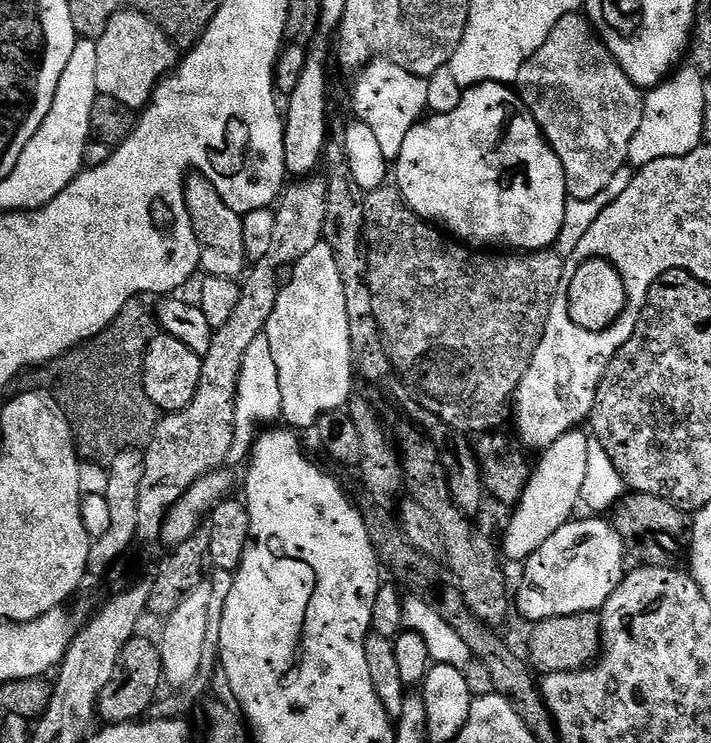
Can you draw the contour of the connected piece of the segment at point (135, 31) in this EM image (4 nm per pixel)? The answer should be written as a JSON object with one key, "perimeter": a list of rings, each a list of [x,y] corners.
{"perimeter":[[[125,10],[116,12],[108,19],[108,25],[99,40],[98,70],[96,90],[99,95],[118,98],[128,108],[140,110],[152,99],[157,84],[176,67],[178,63],[177,45],[171,36],[157,26],[149,16],[141,12]]]}

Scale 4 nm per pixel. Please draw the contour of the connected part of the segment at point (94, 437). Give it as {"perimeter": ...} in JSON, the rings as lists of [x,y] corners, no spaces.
{"perimeter":[[[136,298],[129,300],[126,307],[118,315],[111,317],[105,323],[104,329],[92,340],[77,344],[65,356],[59,356],[49,364],[21,372],[12,379],[8,387],[8,392],[12,394],[42,391],[52,395],[72,423],[72,437],[76,439],[77,453],[85,461],[110,462],[126,450],[140,448],[162,419],[160,409],[154,406],[154,402],[150,402],[150,394],[146,394],[144,385],[144,355],[152,339],[158,335],[158,321],[150,308],[148,312],[147,306],[139,304],[140,302]]]}

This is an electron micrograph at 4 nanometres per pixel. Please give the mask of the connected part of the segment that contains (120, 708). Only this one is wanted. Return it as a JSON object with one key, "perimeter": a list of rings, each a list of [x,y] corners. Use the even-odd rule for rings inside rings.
{"perimeter":[[[143,634],[133,636],[130,642],[126,642],[126,650],[122,650],[118,658],[114,678],[110,678],[102,690],[98,705],[99,719],[104,719],[103,723],[108,726],[139,721],[161,695],[160,686],[164,683],[159,643],[155,639],[147,640]]]}

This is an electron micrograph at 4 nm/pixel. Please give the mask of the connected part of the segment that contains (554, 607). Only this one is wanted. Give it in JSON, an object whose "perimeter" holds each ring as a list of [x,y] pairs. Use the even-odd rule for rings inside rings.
{"perimeter":[[[573,518],[563,524],[533,556],[523,561],[524,577],[520,580],[520,589],[514,592],[514,608],[521,612],[528,619],[528,622],[545,620],[546,618],[558,618],[562,614],[578,614],[579,612],[599,612],[605,602],[618,590],[618,586],[624,581],[626,567],[626,553],[624,543],[614,530],[614,526],[607,519],[592,518],[596,520],[579,520]]]}

